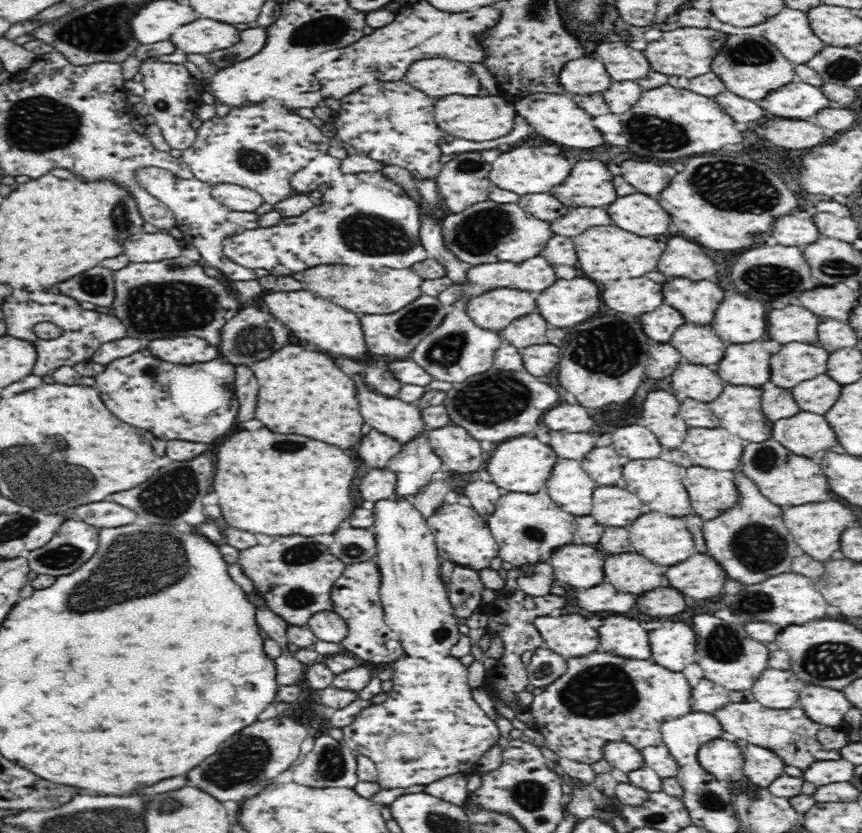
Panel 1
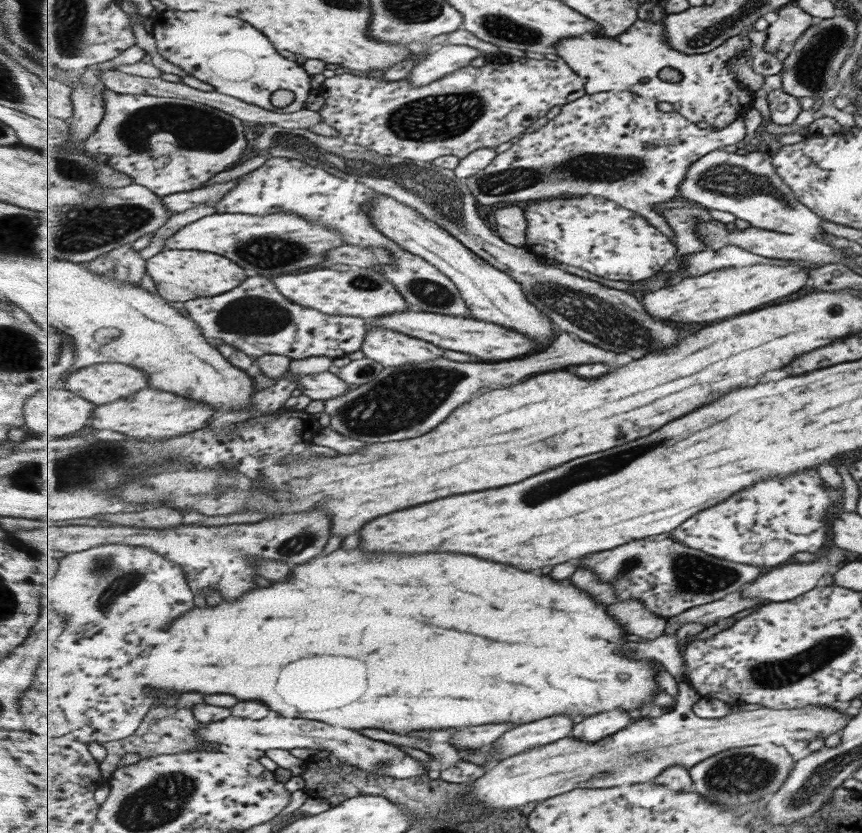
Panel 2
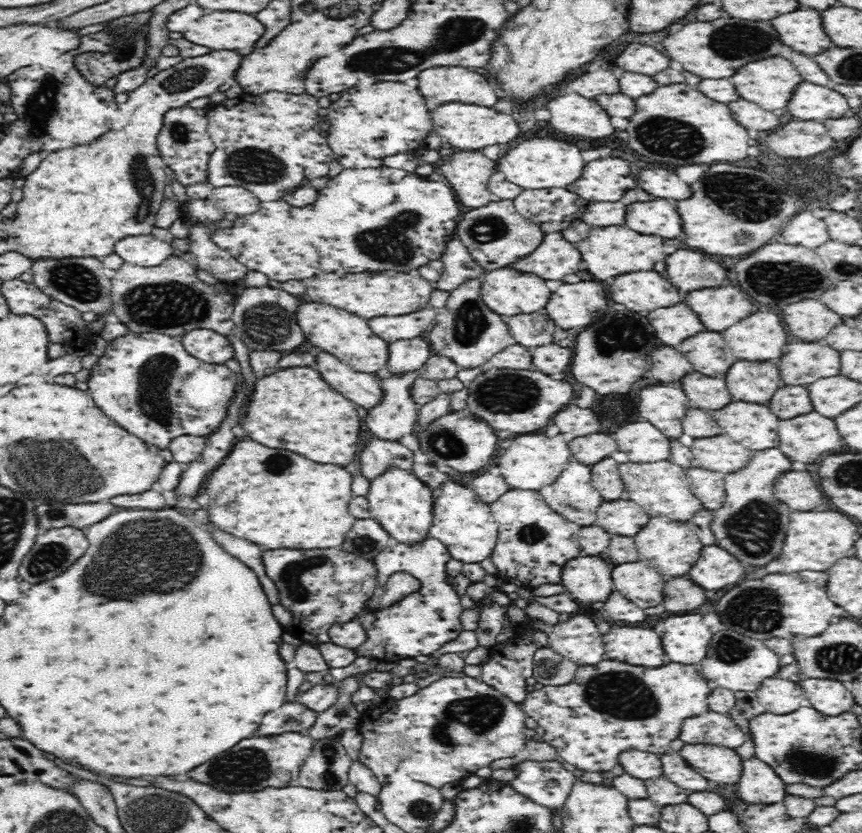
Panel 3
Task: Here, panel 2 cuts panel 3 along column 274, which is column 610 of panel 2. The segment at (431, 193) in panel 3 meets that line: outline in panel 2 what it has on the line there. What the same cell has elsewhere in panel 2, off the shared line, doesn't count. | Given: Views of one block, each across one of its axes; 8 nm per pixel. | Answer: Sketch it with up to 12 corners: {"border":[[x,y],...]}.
{"border":[[585,195],[523,205],[525,247],[609,280],[660,273],[678,246]]}

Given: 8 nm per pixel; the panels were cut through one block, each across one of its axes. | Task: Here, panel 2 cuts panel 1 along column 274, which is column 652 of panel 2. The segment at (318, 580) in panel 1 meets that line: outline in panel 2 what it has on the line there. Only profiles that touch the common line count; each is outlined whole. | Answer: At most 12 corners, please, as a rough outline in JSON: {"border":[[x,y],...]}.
{"border":[[673,538],[631,541],[579,563],[676,617],[739,592],[761,568]]}

